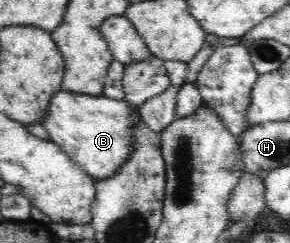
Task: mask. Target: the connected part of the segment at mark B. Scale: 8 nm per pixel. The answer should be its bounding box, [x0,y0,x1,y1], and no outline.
[43,88,141,182]

